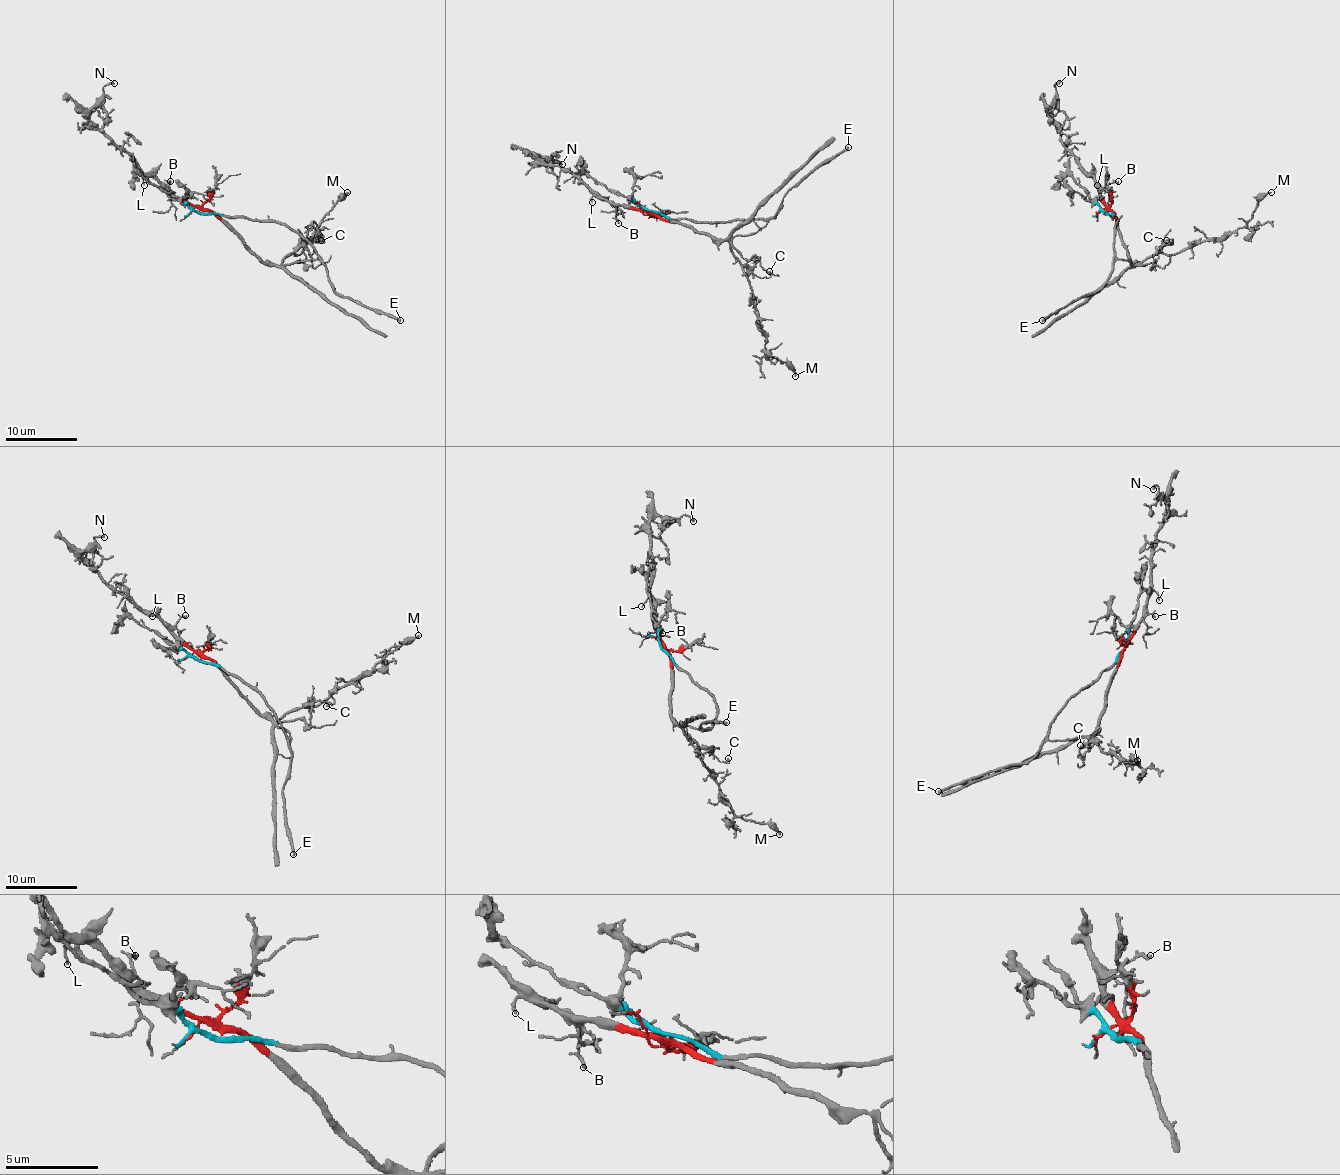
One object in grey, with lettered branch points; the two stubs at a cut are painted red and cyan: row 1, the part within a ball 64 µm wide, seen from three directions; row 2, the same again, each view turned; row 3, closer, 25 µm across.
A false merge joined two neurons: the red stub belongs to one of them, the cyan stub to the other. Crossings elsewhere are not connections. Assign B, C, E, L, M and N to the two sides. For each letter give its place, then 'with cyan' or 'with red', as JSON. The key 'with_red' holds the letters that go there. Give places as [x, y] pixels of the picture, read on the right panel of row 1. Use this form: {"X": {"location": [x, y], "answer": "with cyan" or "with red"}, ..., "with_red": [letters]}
{"B": {"location": [1118, 181], "answer": "with red"}, "C": {"location": [1166, 240], "answer": "with red"}, "E": {"location": [1042, 320], "answer": "with cyan"}, "L": {"location": [1097, 185], "answer": "with red"}, "M": {"location": [1271, 192], "answer": "with red"}, "N": {"location": [1059, 83], "answer": "with red"}, "with_red": ["B", "C", "L", "M", "N"]}

